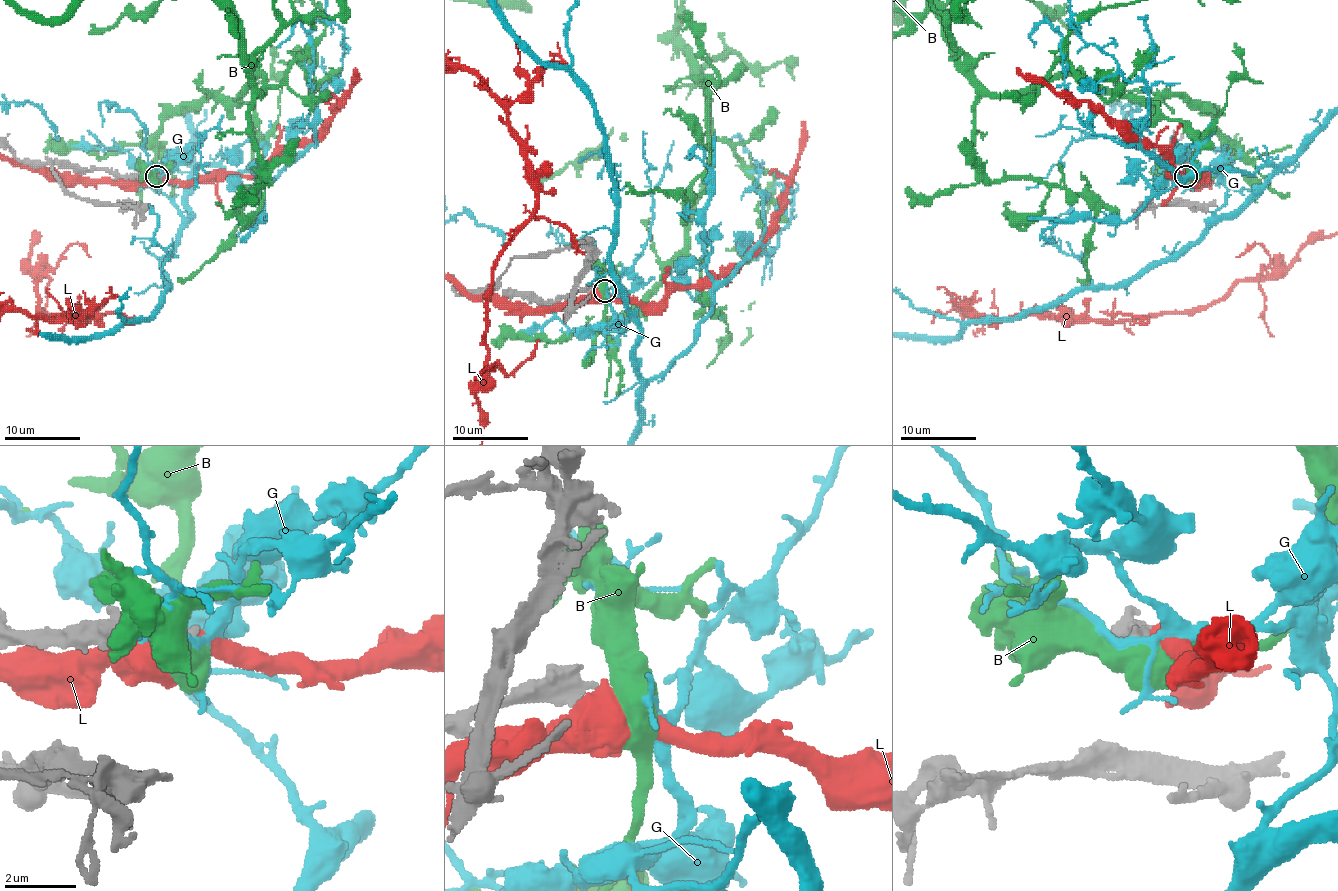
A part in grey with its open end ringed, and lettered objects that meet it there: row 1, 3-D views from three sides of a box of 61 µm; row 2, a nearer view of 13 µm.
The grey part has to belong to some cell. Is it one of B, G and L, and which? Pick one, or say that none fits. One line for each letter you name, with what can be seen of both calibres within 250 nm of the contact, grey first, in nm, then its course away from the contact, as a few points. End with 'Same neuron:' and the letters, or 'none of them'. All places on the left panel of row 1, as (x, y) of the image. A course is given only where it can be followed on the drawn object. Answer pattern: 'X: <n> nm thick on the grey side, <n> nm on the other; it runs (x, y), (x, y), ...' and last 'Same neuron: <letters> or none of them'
Same neuron: none of them

